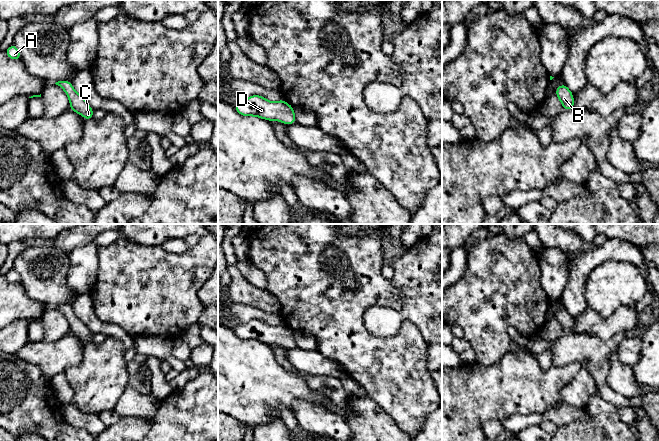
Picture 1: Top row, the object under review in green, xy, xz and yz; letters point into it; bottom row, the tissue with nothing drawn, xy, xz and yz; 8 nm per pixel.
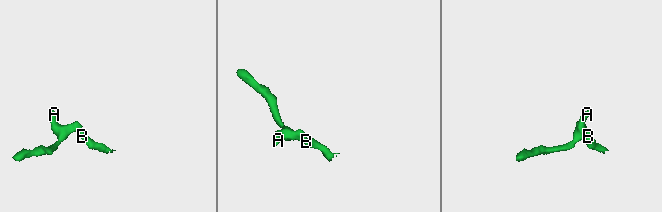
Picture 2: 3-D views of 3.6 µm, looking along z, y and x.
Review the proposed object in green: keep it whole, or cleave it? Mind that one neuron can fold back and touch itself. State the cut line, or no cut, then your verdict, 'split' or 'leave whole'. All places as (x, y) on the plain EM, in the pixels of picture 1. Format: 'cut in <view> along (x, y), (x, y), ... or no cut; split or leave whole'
no cut; leave whole

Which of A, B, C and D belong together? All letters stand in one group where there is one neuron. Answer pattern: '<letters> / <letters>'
A B C D

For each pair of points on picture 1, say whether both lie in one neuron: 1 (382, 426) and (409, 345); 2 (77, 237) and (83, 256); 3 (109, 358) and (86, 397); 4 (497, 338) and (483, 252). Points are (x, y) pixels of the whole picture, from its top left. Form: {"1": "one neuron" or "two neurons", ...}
{"1": "two neurons", "2": "two neurons", "3": "one neuron", "4": "one neuron"}

